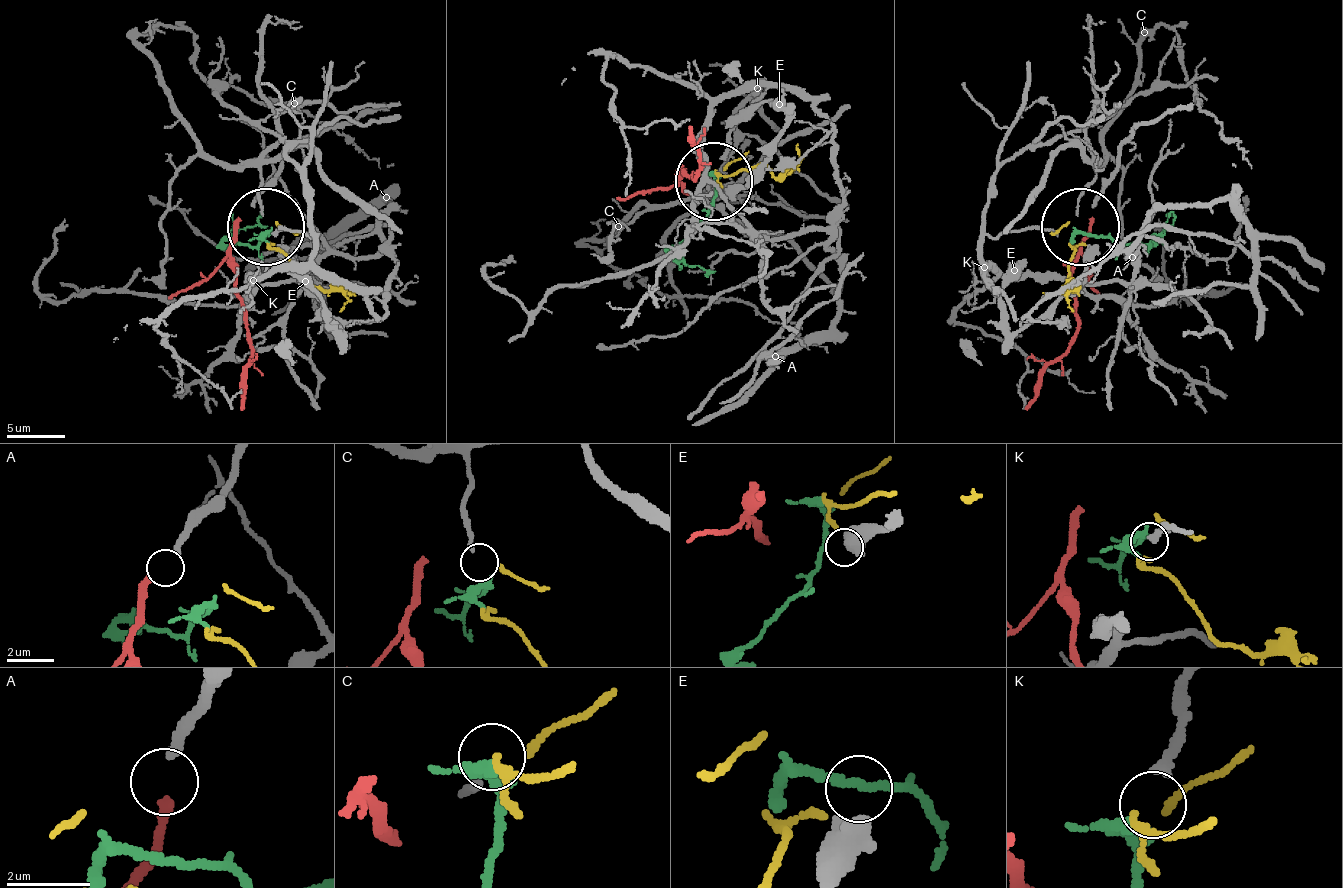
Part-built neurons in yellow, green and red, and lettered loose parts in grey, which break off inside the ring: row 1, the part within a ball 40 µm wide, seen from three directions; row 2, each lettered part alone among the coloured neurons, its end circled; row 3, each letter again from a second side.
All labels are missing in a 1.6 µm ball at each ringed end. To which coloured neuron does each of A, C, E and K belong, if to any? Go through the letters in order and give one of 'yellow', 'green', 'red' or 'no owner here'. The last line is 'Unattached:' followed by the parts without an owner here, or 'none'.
A: red
C: yellow
E: no owner here
K: green
Unattached: E

